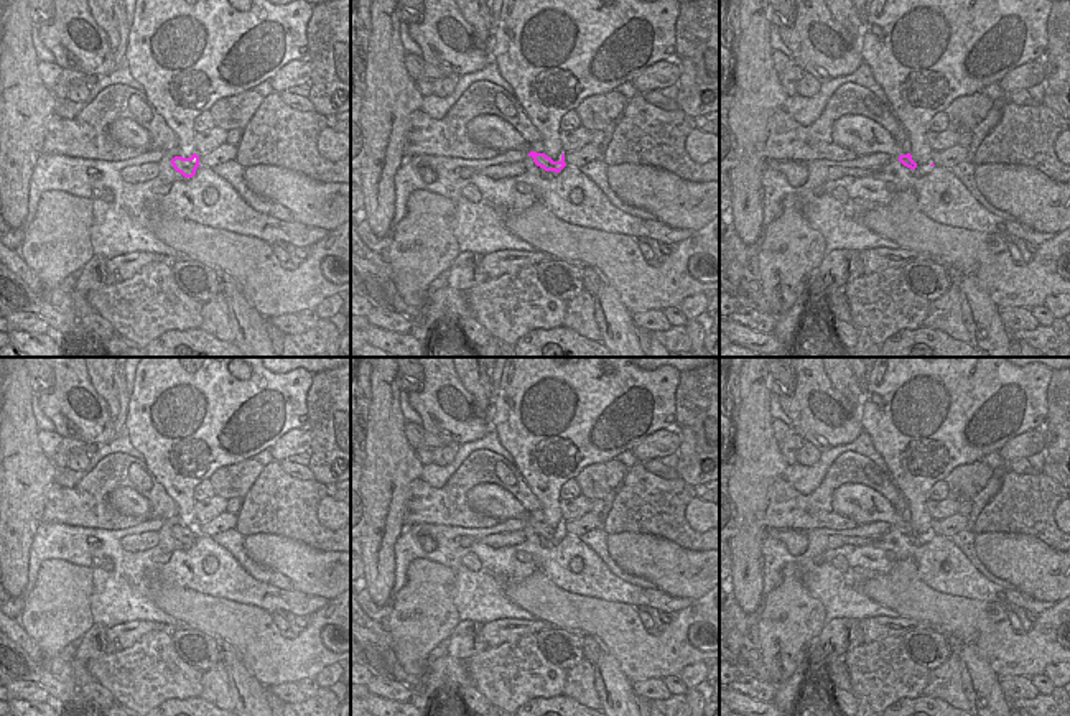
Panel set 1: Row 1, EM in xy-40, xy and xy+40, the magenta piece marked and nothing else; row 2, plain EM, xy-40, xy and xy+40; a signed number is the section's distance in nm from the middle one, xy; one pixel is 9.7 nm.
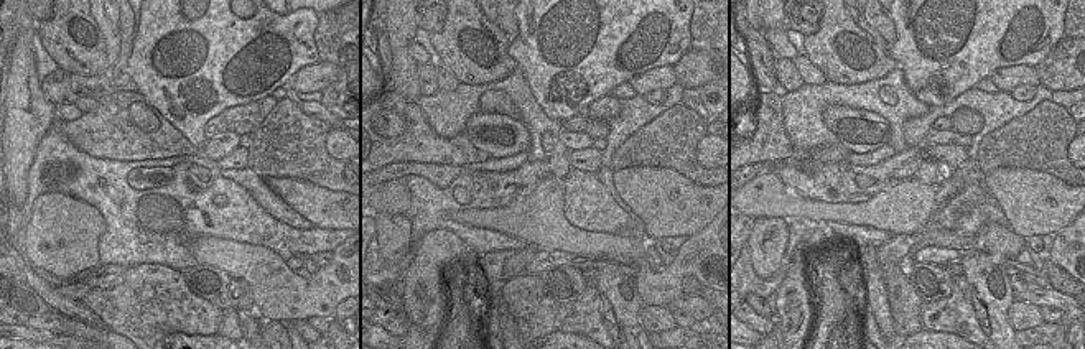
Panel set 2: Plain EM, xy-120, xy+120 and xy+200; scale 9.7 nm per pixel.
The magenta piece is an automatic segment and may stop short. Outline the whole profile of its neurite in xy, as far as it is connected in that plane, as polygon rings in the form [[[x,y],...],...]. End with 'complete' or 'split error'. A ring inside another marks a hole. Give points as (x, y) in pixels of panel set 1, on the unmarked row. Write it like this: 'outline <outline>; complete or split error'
outline [[[477,484],[468,492],[468,504],[472,510],[494,517],[499,522],[504,520],[525,520],[533,527],[535,533],[545,540],[560,542],[565,532],[565,522],[560,530],[553,530],[545,522],[537,522],[532,518],[523,505],[505,489],[495,484]]]; split error

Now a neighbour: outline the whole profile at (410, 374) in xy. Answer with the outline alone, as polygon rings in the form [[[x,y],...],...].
[[[395,357],[398,365],[398,387],[402,392],[421,392],[425,387],[425,372],[416,357]]]

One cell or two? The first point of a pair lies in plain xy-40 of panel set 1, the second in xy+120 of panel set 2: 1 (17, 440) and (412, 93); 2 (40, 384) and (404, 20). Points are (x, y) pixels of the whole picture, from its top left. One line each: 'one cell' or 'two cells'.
1: one cell
2: two cells

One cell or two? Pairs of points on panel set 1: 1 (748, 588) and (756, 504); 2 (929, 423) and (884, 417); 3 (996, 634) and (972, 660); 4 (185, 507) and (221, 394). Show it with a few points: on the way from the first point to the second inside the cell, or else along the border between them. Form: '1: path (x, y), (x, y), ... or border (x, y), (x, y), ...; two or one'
1: path (749, 567), (751, 525); one
2: path (917, 412), (912, 407), (893, 407); one
3: border (975, 644), (998, 677); two
4: path (165, 463), (162, 440), (139, 409), (176, 382); one

